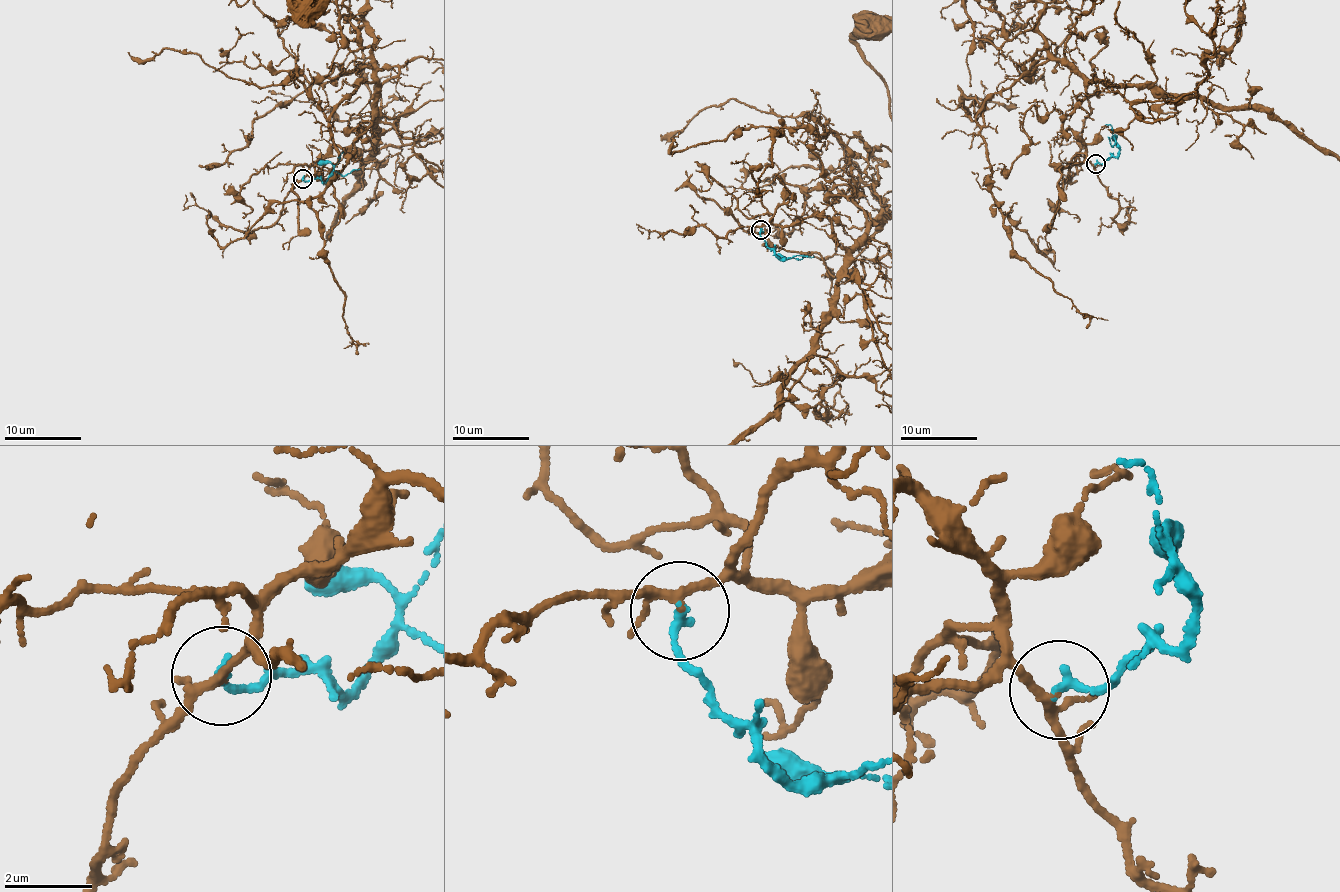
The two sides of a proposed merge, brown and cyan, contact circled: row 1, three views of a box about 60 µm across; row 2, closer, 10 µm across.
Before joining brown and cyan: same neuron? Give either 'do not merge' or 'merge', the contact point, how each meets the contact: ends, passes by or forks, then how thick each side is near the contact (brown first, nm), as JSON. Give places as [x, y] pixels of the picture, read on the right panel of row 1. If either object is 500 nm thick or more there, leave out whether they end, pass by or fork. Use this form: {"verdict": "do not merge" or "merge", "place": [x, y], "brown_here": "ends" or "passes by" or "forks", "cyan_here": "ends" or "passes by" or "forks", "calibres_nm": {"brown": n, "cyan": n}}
{"verdict": "merge", "place": [1096, 164], "brown_here": "forks", "cyan_here": "ends", "calibres_nm": {"brown": 150, "cyan": 200}}

